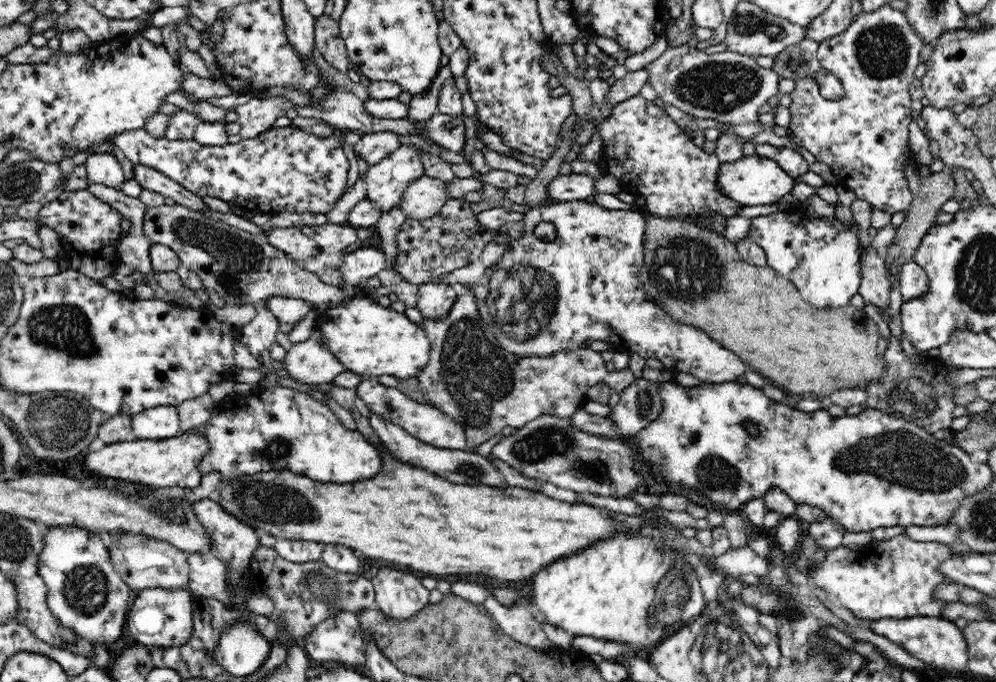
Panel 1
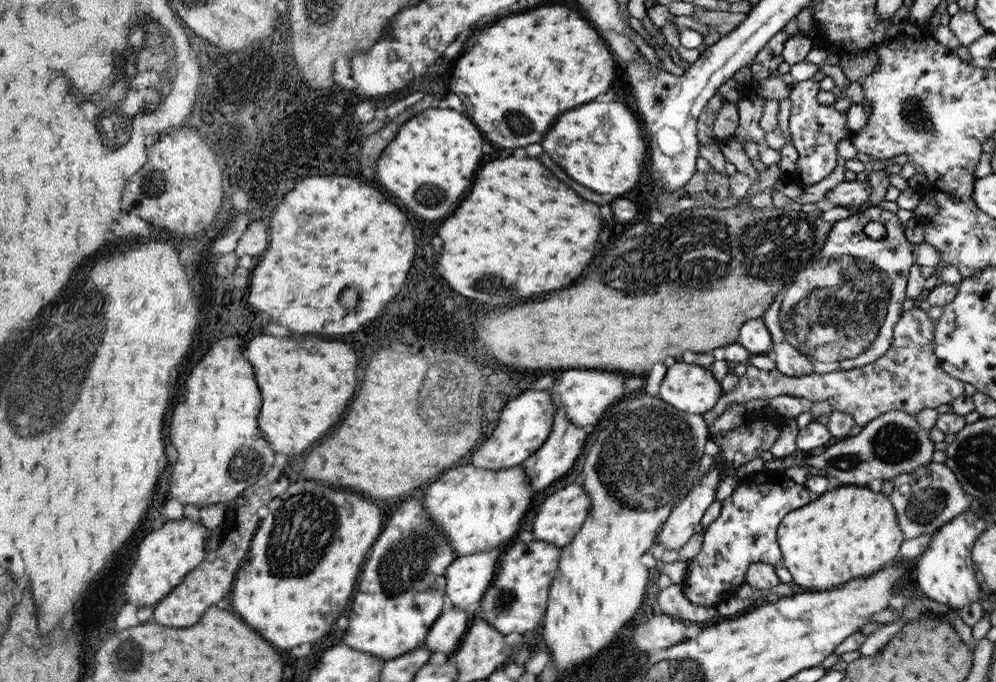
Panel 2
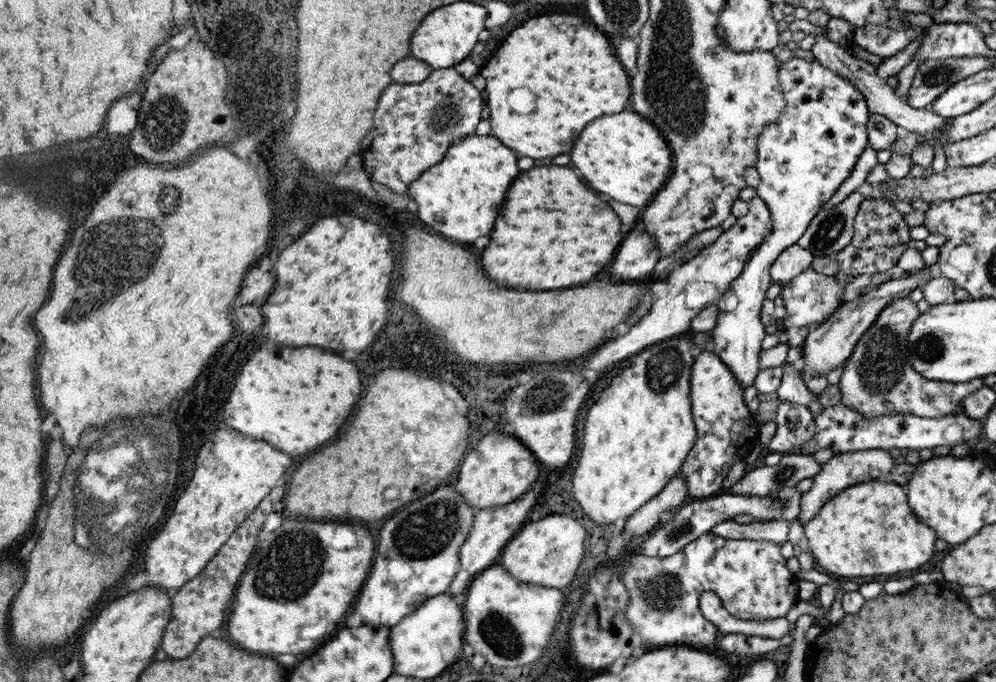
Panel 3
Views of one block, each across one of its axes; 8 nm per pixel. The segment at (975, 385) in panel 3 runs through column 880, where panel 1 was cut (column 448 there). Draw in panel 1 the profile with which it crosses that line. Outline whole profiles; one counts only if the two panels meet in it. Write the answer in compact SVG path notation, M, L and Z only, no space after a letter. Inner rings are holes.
M474 292L458 296L444 320L424 318L422 328L432 344L428 364L418 376L424 402L440 408L460 424L466 432L466 450L482 446L508 426L520 430L540 416L572 418L588 402L588 392L606 388L620 394L636 382L630 368L608 372L602 352L590 348L556 352L544 358L522 358L504 350L498 344L494 328L482 318Z

